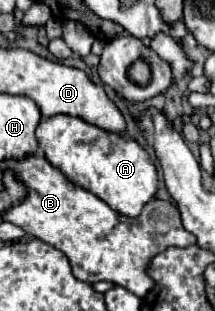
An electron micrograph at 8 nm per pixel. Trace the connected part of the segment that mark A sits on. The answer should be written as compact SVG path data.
M67 114L41 120L35 136L45 158L55 168L59 168L69 182L89 190L123 216L137 218L141 208L157 192L157 170L149 154L131 138L101 130L81 118Z

